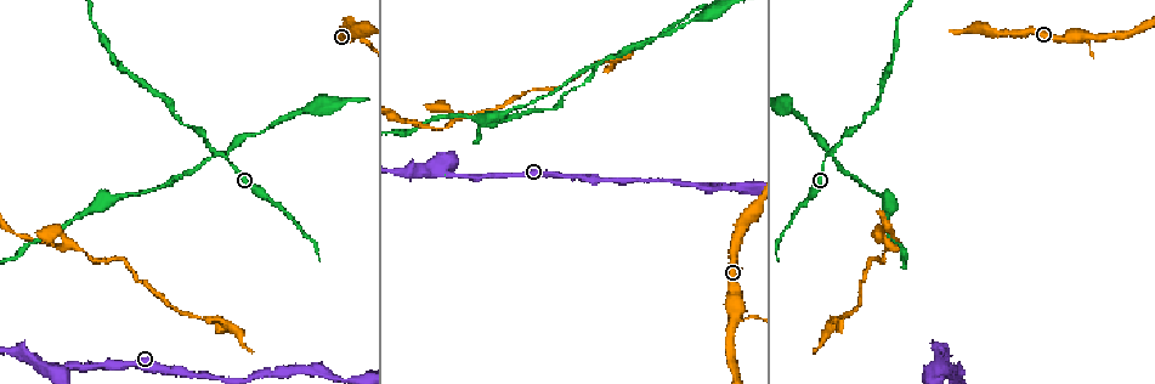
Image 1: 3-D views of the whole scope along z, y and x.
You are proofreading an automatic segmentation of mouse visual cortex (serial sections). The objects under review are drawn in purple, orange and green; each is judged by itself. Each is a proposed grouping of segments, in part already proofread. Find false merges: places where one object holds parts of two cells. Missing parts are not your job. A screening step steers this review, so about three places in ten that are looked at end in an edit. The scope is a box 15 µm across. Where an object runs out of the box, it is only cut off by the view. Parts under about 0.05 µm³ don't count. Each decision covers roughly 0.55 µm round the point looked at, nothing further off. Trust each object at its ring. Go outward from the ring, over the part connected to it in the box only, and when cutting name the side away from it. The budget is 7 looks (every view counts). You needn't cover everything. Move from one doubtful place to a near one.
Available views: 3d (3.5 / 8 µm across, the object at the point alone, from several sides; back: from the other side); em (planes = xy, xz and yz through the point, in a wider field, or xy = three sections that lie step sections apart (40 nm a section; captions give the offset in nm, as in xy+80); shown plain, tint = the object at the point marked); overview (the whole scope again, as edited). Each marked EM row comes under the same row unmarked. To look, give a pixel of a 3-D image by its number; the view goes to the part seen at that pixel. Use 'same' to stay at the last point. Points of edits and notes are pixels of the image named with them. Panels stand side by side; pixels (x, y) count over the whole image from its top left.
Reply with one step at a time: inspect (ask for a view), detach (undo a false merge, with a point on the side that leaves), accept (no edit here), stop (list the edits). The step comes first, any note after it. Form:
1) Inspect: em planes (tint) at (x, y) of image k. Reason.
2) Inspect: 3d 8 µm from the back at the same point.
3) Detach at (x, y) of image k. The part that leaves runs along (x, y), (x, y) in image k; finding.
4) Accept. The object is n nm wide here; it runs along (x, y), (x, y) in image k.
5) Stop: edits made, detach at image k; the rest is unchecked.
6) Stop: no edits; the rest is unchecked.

Inspect: 3d 8 µm at (829, 152) of image 1. Narrows sharply.

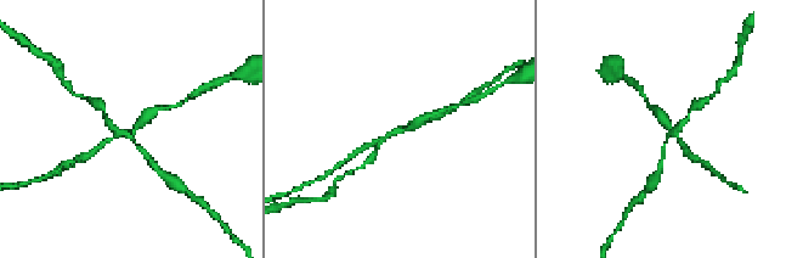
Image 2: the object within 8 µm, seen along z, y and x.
Inspect: em xy step 3 (tint) at (129, 132) of image 2. 4 arms meet here; the arms are 150, 150, 200, 300 nm wide.

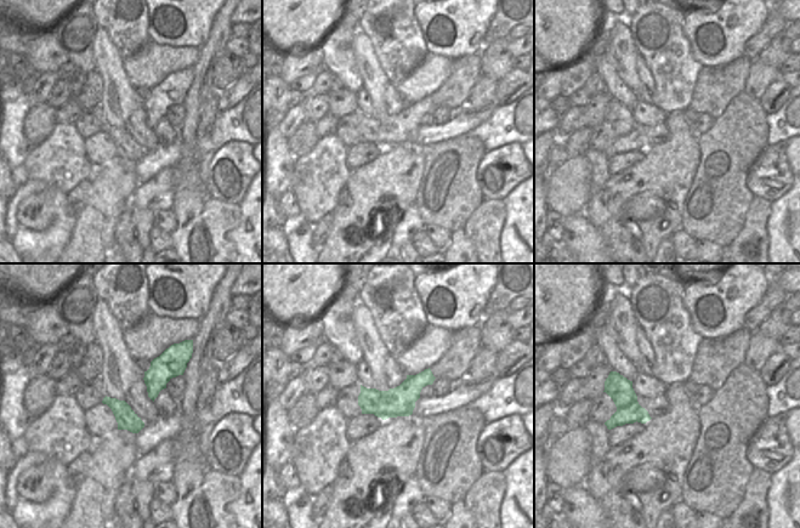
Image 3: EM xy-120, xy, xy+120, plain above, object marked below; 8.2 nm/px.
Detach at (661, 115) of image 2. The part that leaves runs along (669, 128), (659, 111), (650, 106) in image 2; a second cell is stuck on.

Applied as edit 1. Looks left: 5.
Inspect: overview. Redraw.

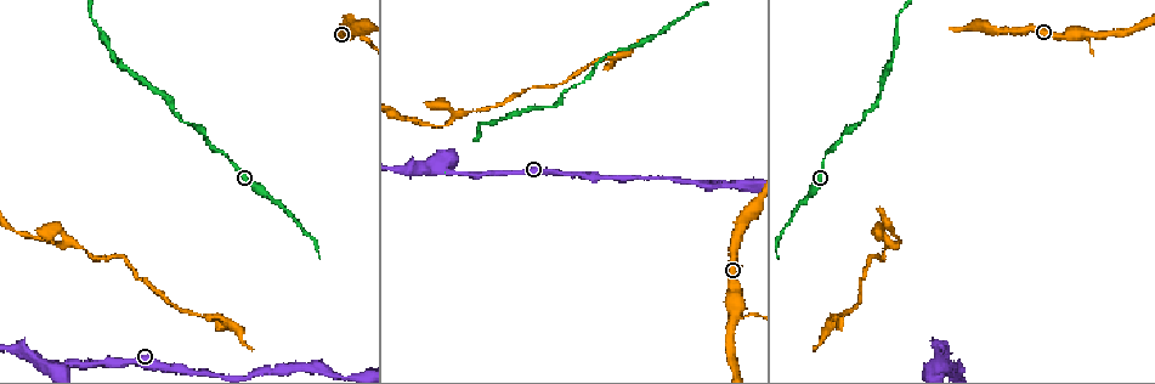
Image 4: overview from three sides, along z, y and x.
Inspect: 3d 3.5 µm from the back at (734, 311) of image 4. A fork.

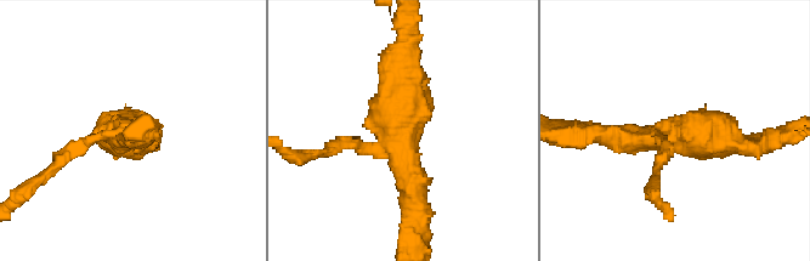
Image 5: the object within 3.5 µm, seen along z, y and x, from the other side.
Inspect: em xy step 2 (tint) at (403, 134) of image 5. Need the tissue.

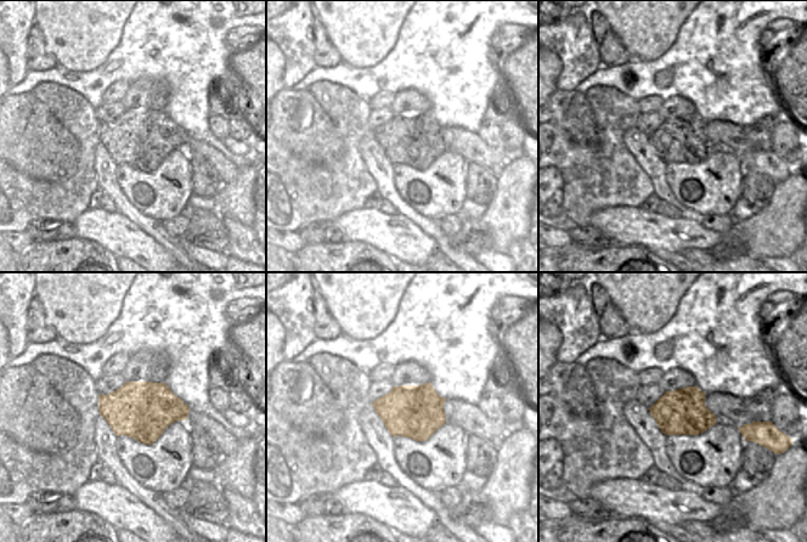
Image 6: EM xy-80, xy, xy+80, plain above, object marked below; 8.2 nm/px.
Detach at (341, 145) of image 5. 3 arms meet here; the part that leaves runs along (378, 151), (340, 145), (302, 163) in image 5; a second cell is stuck on.

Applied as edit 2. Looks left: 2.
Inspect: 3d 3.5 µm from the back at (440, 169) of image 4. Sudden change in width.

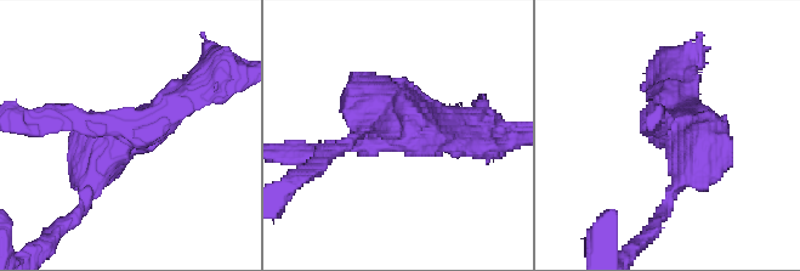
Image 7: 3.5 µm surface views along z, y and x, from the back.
Inspect: em xy step 3 (tint) at (127, 130) of image 7. Now the EM.

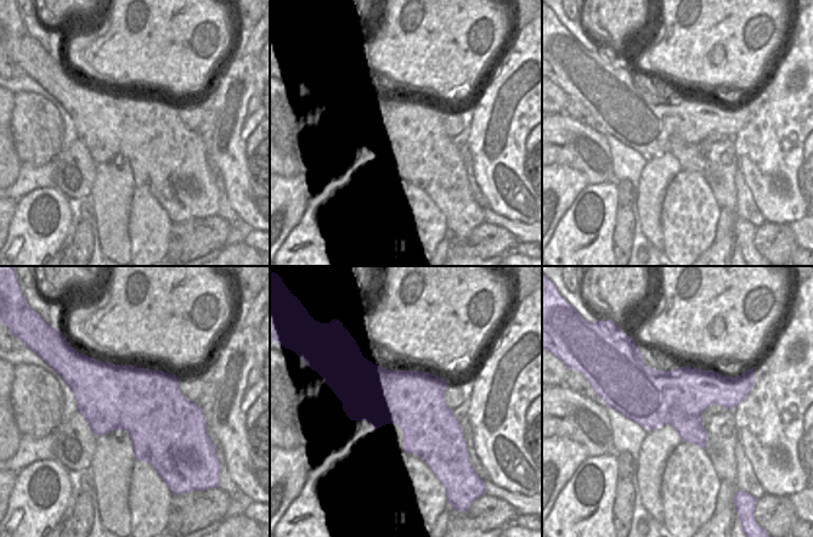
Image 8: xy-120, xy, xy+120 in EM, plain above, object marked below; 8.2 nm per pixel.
Detach at (408, 89) of image 7. Two cells meet here.

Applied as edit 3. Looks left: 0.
Stop: edits made, detach at image 2, detach at image 5, detach at image 7; the rest is unchecked.

